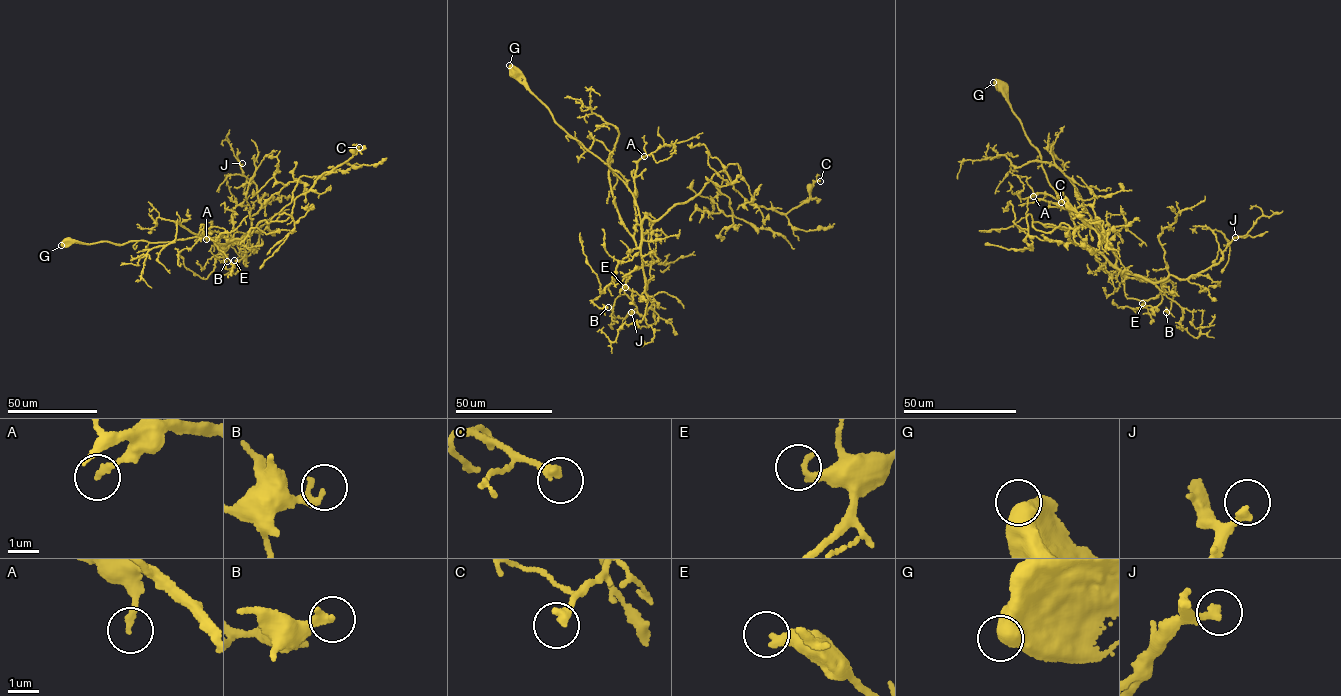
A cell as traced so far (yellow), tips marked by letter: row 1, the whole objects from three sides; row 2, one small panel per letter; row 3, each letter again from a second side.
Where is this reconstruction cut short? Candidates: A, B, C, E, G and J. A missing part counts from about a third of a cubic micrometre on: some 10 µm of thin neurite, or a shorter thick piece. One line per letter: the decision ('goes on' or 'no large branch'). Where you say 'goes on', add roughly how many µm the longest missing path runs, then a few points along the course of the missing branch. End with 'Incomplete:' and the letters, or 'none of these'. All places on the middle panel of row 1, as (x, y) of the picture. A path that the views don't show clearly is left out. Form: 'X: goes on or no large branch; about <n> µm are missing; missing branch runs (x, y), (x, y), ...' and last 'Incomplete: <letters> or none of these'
A: no large branch
B: no large branch
C: goes on; about 25 µm are missing
E: no large branch
G: no large branch
J: goes on; about 25 µm are missing
Incomplete: C, J

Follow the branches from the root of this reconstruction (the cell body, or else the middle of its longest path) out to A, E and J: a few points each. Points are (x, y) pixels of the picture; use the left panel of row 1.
A: (68, 242), (120, 245), (198, 236), (233, 243), (215, 231), (203, 232), (206, 239)
E: (68, 242), (120, 245), (198, 236), (233, 243), (249, 231), (250, 250), (234, 260)
J: (68, 242), (120, 245), (198, 236), (235, 243), (250, 228), (251, 217), (261, 205), (242, 163)

